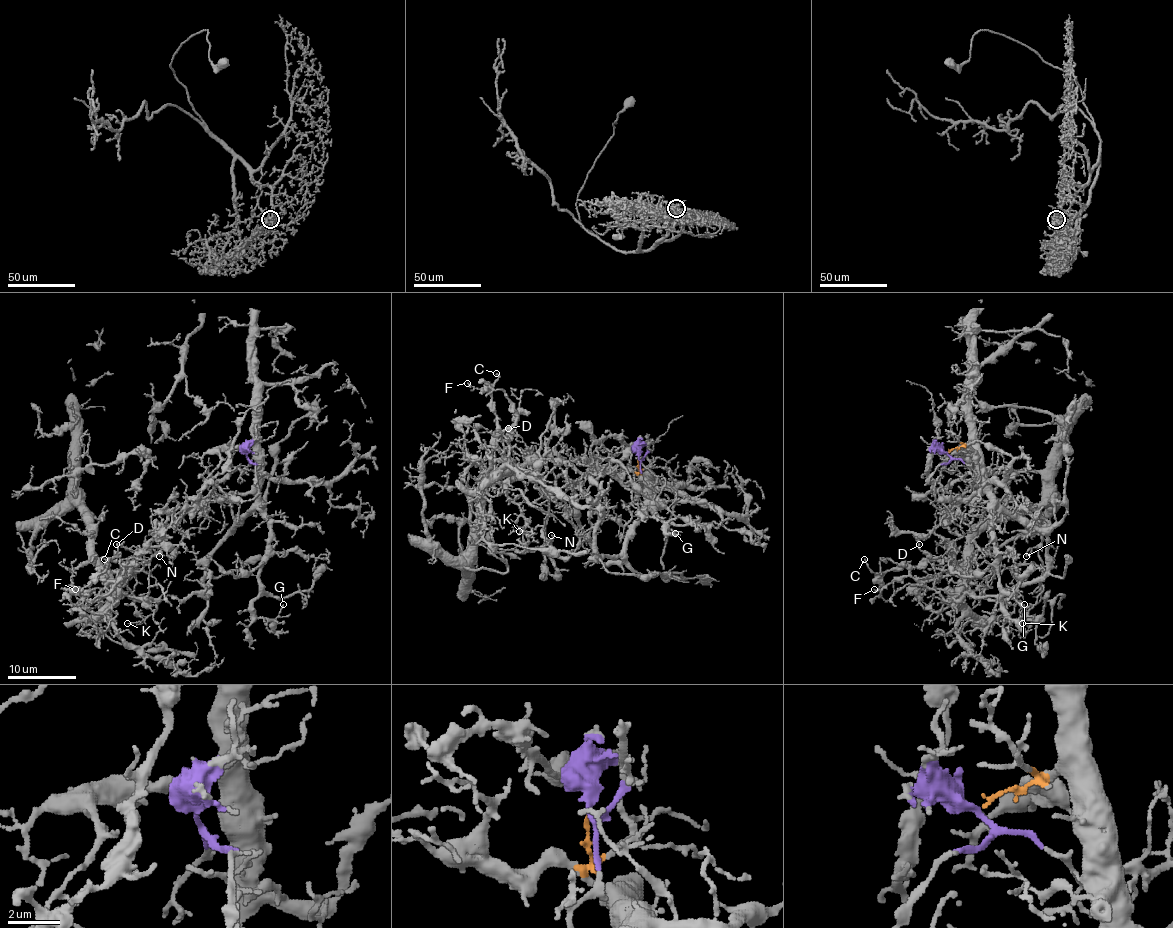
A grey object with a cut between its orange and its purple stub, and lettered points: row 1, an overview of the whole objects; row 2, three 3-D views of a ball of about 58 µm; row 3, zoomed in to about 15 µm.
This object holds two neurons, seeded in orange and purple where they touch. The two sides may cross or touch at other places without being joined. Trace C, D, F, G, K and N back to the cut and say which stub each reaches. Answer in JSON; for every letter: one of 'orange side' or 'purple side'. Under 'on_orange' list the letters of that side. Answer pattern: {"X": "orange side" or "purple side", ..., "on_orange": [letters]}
{"C": "purple side", "D": "purple side", "F": "purple side", "G": "orange side", "K": "purple side", "N": "purple side", "on_orange": ["G"]}

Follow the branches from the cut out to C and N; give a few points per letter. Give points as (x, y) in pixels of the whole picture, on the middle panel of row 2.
C: (638, 457), (626, 522), (594, 512), (566, 556), (530, 551), (508, 496), (516, 467), (496, 426), (496, 373)
N: (638, 457), (626, 522), (594, 512), (590, 531), (566, 556), (542, 548), (551, 534)

